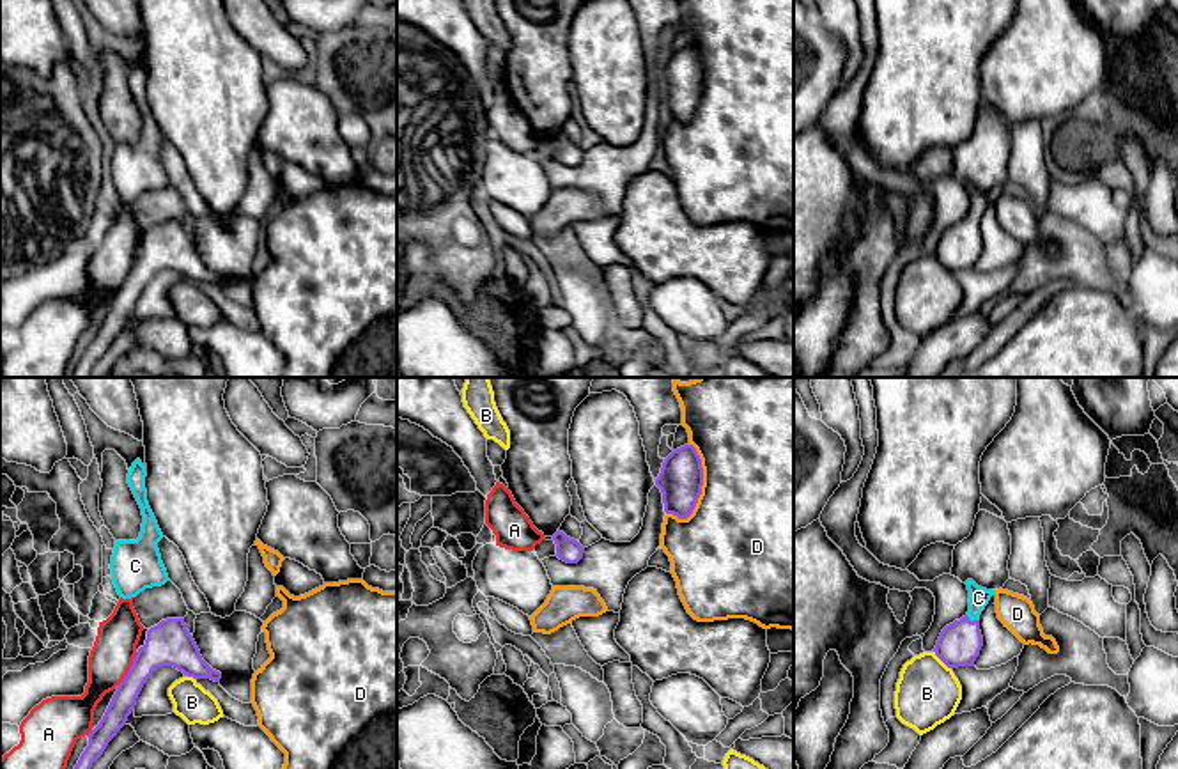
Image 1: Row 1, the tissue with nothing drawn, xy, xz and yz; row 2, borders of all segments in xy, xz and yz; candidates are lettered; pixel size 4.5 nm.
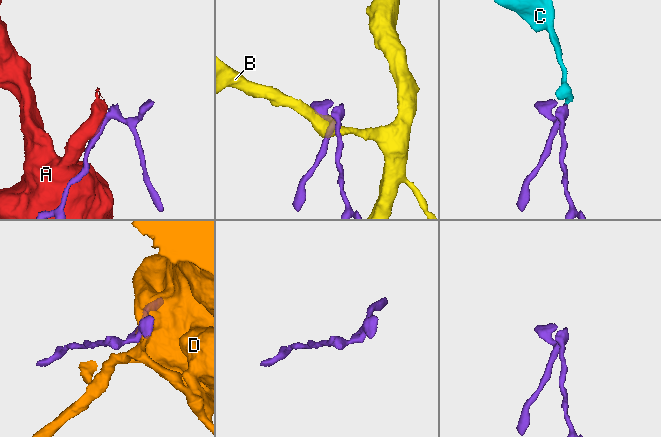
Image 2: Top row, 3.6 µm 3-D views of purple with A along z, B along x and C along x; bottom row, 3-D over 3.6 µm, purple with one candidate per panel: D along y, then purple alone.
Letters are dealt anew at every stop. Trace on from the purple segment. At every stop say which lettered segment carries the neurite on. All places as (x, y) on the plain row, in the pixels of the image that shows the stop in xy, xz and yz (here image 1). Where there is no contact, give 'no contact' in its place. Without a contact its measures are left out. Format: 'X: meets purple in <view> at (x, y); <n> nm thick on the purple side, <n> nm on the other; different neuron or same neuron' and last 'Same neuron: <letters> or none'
A: meets purple in xy at (130, 271); 200 nm thick on the purple side, 190 nm on the other; different neuron
B: meets purple in yz at (943, 264); 190 nm thick on the purple side, 280 nm on the other; different neuron
C: meets purple in yz at (969, 224); 190 nm thick on the purple side, 100 nm on the other; same neuron
D: meets purple in xz at (702, 87); 200 nm thick on the purple side, 500 nm on the other; different neuron
Same neuron: C

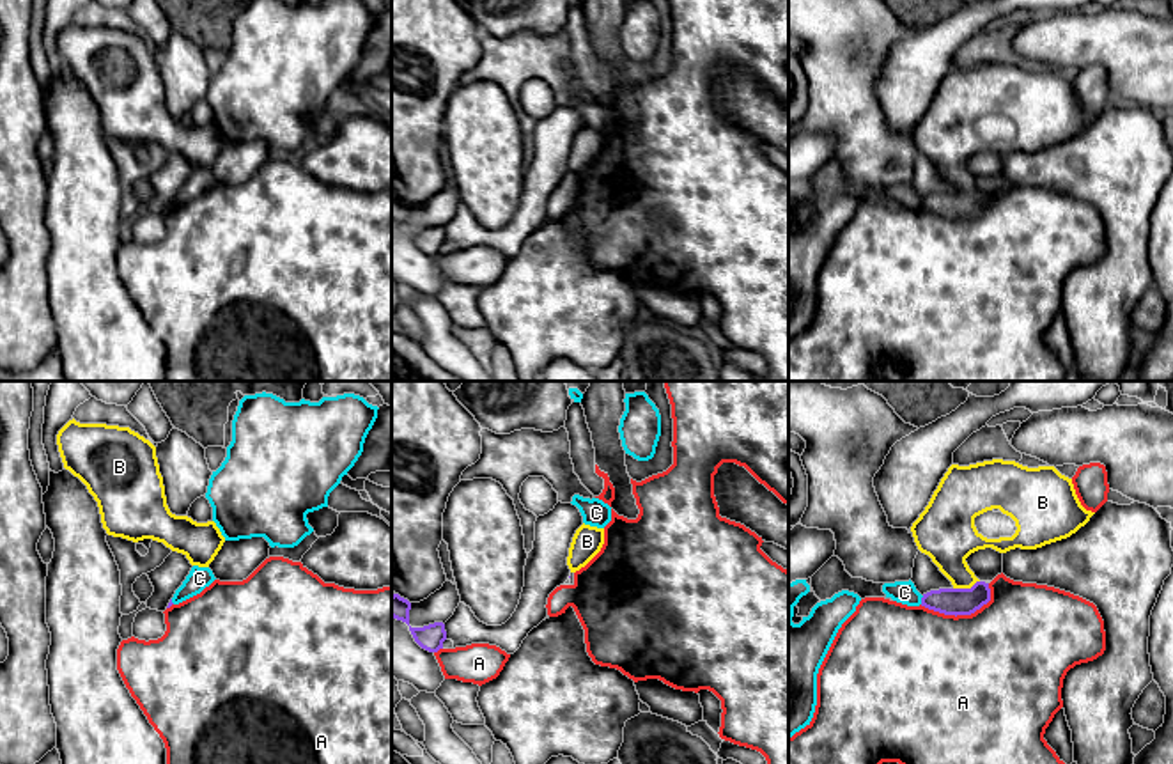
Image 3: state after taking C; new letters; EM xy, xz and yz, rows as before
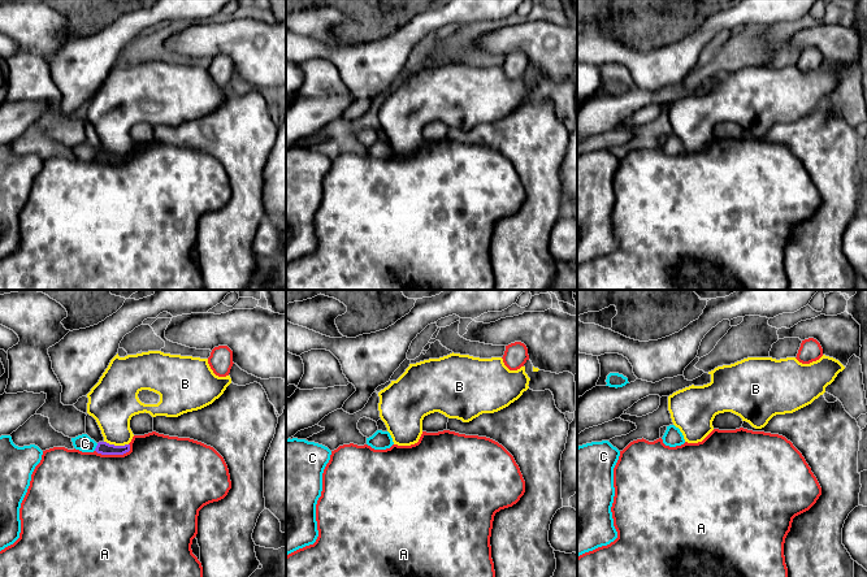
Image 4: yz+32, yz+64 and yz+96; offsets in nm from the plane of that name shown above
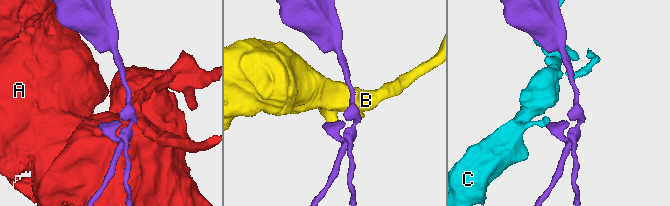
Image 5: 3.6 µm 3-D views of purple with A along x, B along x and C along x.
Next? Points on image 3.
A: meets purple in yz at (959, 217); 130 nm thick on the purple side, 480 nm on the other; different neuron
B: meets purple in yz at (966, 192); 130 nm thick on the purple side, 240 nm on the other; different neuron
C: meets purple in yz at (922, 202); 130 nm thick on the purple side, 100 nm on the other; different neuron
Same neuron: none

